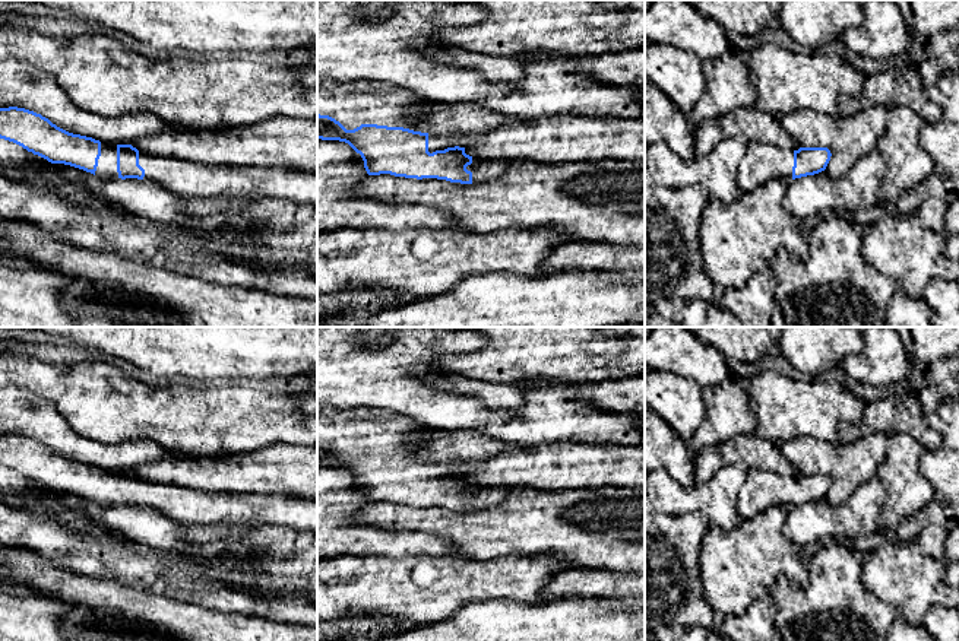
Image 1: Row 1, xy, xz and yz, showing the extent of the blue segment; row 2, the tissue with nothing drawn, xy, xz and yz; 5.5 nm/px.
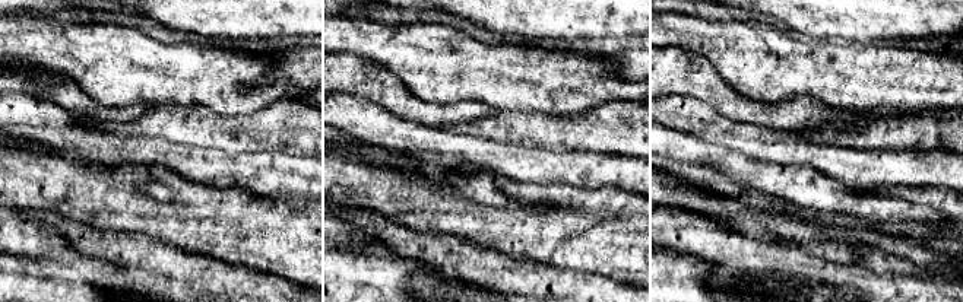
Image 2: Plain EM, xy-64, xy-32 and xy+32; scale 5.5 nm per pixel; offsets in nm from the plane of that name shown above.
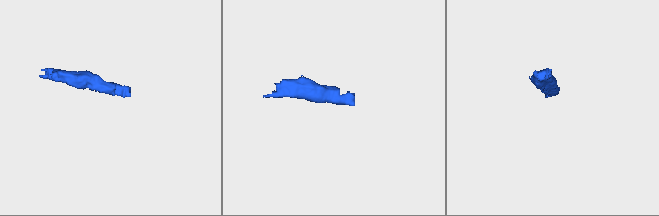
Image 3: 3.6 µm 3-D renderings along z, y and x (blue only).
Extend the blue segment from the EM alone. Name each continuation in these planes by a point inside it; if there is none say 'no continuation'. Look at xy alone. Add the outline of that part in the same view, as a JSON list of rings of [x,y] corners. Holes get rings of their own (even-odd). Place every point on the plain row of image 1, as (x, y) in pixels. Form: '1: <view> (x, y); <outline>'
1: xy (107, 491); [[[101,469],[101,483],[95,498],[96,505],[118,505],[117,499],[117,472]]]

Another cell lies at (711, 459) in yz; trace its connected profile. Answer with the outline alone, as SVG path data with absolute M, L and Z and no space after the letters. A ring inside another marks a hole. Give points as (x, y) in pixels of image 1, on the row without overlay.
M737 435L719 445L709 445L691 454L696 483L708 482L719 469L743 463L750 470L798 477L801 473L786 461L781 441L757 435Z

